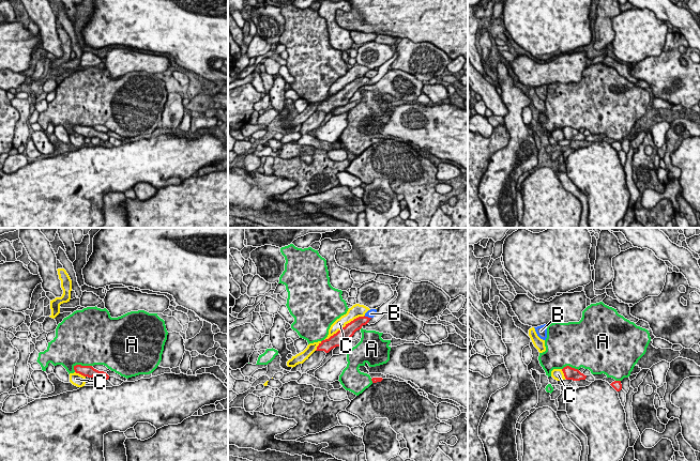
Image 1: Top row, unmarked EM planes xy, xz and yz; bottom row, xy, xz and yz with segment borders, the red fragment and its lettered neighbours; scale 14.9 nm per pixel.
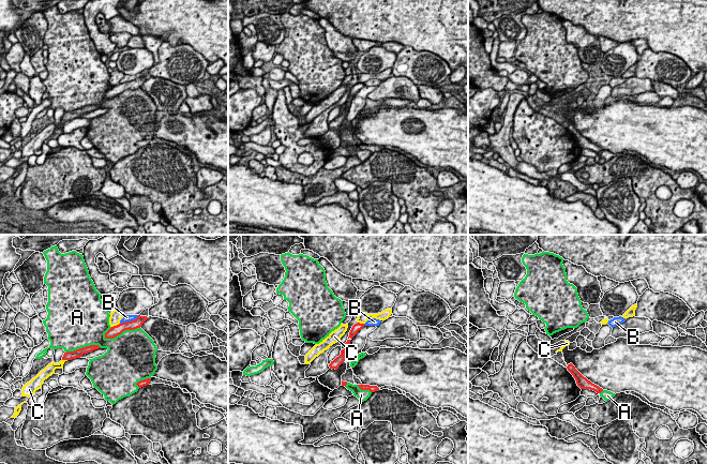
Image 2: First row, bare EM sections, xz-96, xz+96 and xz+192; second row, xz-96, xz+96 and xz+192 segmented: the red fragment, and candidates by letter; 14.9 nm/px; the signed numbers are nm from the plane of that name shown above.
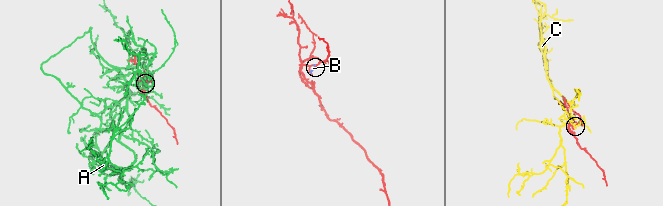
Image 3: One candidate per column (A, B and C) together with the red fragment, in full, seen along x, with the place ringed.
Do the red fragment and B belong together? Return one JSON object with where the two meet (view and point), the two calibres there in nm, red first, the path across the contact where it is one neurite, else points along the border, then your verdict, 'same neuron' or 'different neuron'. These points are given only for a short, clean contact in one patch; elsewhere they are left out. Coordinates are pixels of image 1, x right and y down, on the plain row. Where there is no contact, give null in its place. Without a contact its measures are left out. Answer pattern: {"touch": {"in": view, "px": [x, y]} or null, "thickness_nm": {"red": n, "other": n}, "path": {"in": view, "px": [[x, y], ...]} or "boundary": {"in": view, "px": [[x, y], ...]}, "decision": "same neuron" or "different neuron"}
{"touch": {"in": "xz", "px": [367, 77]}, "thickness_nm": {"red": 170, "other": 130}, "decision": "different neuron"}

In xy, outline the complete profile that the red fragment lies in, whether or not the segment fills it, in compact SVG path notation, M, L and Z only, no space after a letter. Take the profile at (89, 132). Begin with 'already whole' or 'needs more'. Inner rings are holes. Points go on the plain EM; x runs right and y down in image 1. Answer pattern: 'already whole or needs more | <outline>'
already whole | M76 125L74 126L74 130L76 134L79 134L83 137L88 138L98 137L103 142L109 139L109 136L106 133L98 132L94 129L92 126Z

